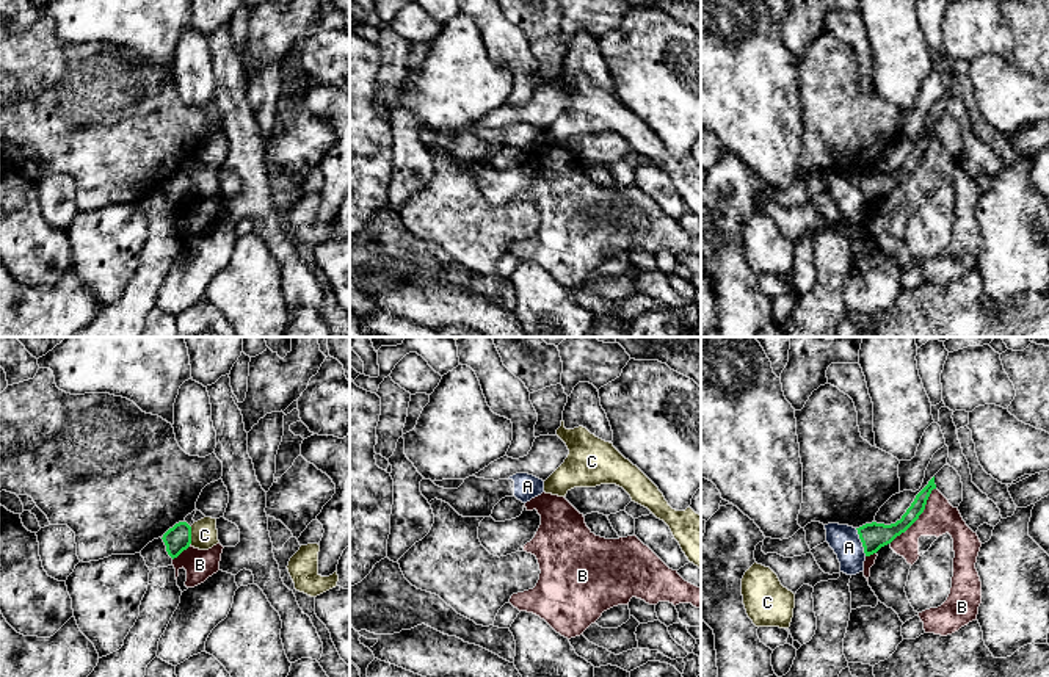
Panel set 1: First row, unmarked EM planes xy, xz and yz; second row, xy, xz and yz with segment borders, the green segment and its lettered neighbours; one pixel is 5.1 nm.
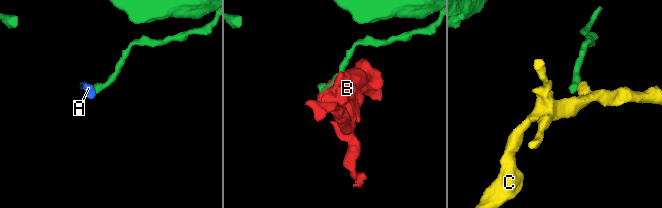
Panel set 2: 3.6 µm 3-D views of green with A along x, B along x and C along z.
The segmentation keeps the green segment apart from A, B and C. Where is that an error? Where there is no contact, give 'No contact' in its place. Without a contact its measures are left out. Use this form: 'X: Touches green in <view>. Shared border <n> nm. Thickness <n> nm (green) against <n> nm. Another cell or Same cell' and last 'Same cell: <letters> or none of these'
A: Touches green in yz. Shared border 160 nm. Thickness 140 nm (green) against 140 nm. Another cell
B: Touches green in yz. Shared border 380 nm. Thickness 140 nm (green) against 170 nm. Another cell
C: Touches green in xy. Shared border 100 nm. Thickness 130 nm (green) against 140 nm. Another cell
Same cell: none of these

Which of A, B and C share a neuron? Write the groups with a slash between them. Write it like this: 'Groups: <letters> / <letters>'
Groups: A / B / C

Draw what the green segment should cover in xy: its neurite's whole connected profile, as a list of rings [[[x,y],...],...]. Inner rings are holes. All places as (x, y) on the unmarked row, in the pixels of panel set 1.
[[[179,171],[163,183],[168,204],[174,208],[191,193],[191,176]]]

